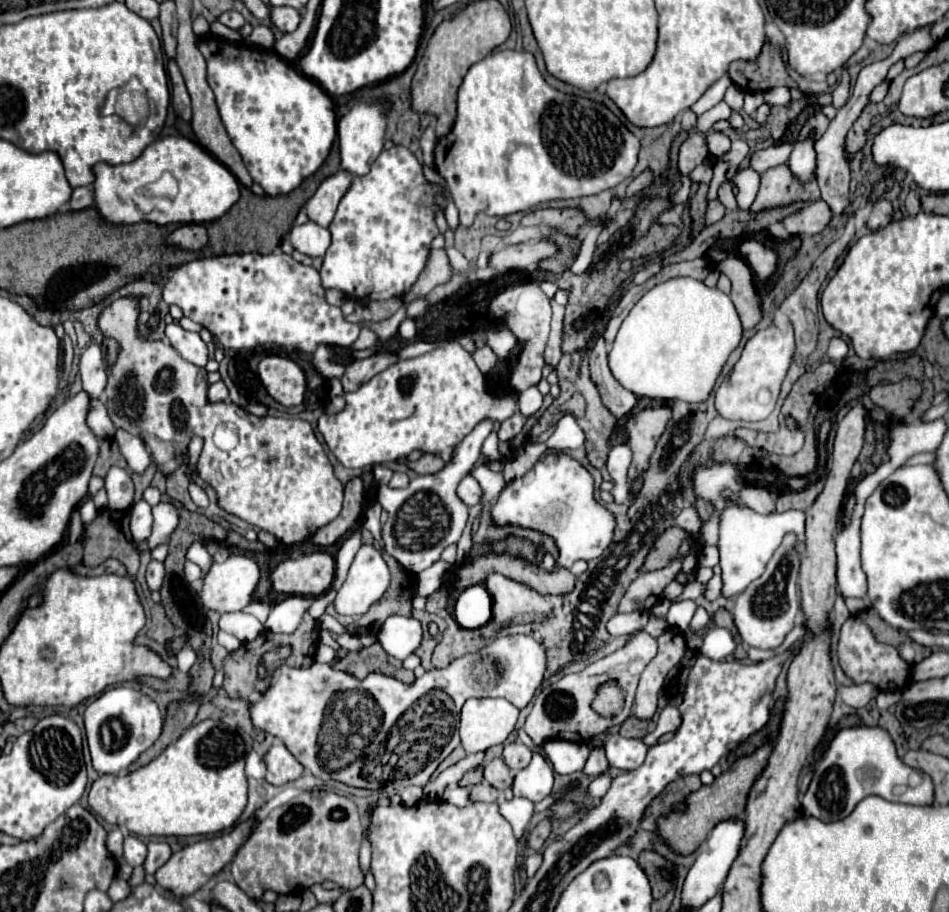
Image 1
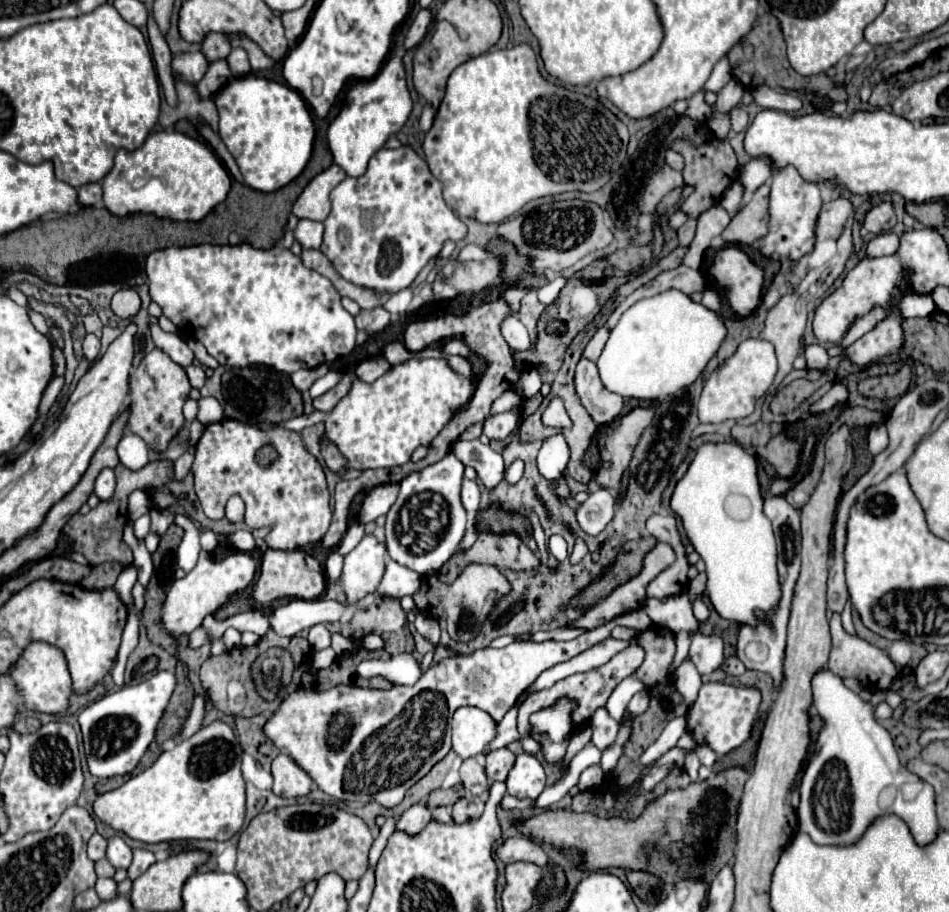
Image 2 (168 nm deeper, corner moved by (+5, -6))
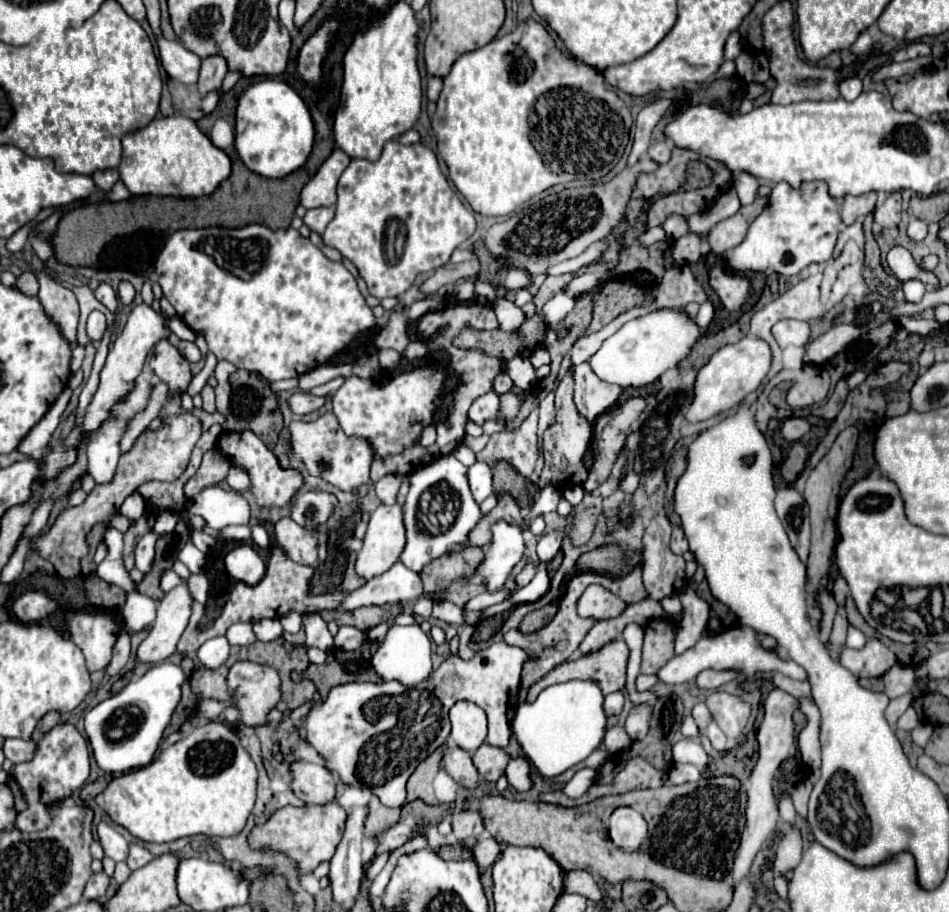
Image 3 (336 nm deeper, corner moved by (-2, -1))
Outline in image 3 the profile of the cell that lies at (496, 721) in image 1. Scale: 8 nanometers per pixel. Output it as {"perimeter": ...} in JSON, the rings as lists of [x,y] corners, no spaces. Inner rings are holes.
{"perimeter":[[[458,701],[450,707],[450,739],[462,747],[464,751],[472,753],[480,747],[486,739],[486,715],[484,711],[470,701]]]}

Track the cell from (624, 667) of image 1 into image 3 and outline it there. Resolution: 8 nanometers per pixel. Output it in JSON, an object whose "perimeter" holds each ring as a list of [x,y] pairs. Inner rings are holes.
{"perimeter":[[[616,639],[616,641],[606,643],[606,645],[600,647],[598,651],[580,655],[580,657],[576,657],[576,659],[568,659],[568,661],[560,663],[558,667],[554,667],[548,675],[544,675],[542,679],[538,679],[538,681],[528,689],[528,699],[536,699],[536,695],[538,695],[544,687],[548,687],[548,685],[552,685],[552,683],[564,683],[564,681],[568,681],[568,679],[592,679],[592,681],[596,681],[596,683],[602,687],[604,695],[614,693],[614,691],[620,691],[620,689],[626,685],[626,663],[628,663],[628,655],[630,655],[630,651],[628,651],[628,645],[624,643],[624,639]]]}

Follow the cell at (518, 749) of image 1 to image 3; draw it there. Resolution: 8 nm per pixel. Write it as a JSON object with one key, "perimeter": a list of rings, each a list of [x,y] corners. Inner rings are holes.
{"perimeter":[[[482,743],[472,755],[472,763],[474,763],[480,779],[496,781],[506,771],[508,755],[500,747],[492,747],[488,743]]]}

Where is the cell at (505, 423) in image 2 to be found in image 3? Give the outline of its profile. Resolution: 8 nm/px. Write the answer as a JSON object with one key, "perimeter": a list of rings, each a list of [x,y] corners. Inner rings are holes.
{"perimeter":[[[494,391],[476,397],[476,399],[472,401],[472,405],[470,405],[468,417],[470,417],[474,423],[482,425],[486,419],[490,419],[490,417],[496,415],[496,411],[498,411],[498,397],[500,397],[500,395],[494,393]]]}

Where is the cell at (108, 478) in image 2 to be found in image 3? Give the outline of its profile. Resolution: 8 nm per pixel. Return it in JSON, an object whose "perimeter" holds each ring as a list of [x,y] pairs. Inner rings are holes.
{"perimeter":[[[144,367],[138,373],[138,377],[134,381],[134,387],[130,389],[130,393],[126,397],[122,397],[116,405],[112,405],[108,409],[108,417],[92,433],[92,437],[88,441],[88,447],[86,447],[86,455],[88,455],[88,473],[94,477],[96,483],[108,483],[108,481],[112,481],[112,475],[116,473],[116,463],[118,463],[118,457],[120,457],[120,441],[122,441],[122,435],[124,435],[128,423],[140,411],[146,409],[148,399],[150,399],[150,393],[152,393],[152,387],[154,387],[154,373],[152,373],[150,367]]]}

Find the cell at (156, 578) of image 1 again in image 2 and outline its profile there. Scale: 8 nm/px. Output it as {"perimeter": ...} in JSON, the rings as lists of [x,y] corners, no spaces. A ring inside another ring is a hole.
{"perimeter":[[[127,524],[127,528],[125,528],[125,542],[131,546],[131,550],[133,550],[133,554],[135,554],[133,566],[135,566],[137,572],[139,572],[139,582],[141,582],[143,586],[147,586],[149,580],[151,580],[151,576],[153,576],[151,554],[149,554],[147,548],[143,546],[143,542],[139,542],[139,540],[133,536],[131,524]]]}

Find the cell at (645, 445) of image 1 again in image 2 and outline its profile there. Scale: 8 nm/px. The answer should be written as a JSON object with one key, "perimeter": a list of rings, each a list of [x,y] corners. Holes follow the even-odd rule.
{"perimeter":[[[635,408],[627,416],[619,418],[617,424],[613,424],[605,438],[605,446],[601,448],[601,460],[611,462],[613,466],[609,470],[599,468],[595,476],[603,488],[619,488],[621,474],[629,468],[633,450],[639,444],[645,428],[653,422],[653,416],[655,412],[651,408]]]}

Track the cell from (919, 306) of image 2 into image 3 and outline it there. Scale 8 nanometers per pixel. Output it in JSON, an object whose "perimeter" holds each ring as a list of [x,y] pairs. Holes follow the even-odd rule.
{"perimeter":[[[918,279],[902,283],[902,289],[904,289],[906,301],[912,301],[912,303],[918,303],[924,297],[924,293],[926,293],[926,285],[922,281],[918,281]]]}

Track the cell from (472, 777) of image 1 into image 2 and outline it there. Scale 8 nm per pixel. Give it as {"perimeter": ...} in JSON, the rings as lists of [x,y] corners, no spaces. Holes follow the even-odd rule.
{"perimeter":[[[461,787],[458,789],[438,789],[435,792],[429,794],[429,806],[449,806],[455,804],[455,802],[464,795],[464,789]]]}

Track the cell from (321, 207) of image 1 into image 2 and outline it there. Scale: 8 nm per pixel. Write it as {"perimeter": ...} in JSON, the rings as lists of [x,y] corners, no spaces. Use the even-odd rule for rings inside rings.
{"perimeter":[[[333,164],[331,168],[323,170],[319,176],[315,176],[307,188],[301,192],[297,202],[293,204],[293,214],[297,218],[307,218],[315,222],[323,222],[331,212],[329,192],[347,178],[345,170]]]}

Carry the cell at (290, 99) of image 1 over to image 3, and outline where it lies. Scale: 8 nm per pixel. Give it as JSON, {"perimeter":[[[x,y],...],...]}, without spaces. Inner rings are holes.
{"perimeter":[[[264,79],[240,97],[236,107],[236,151],[250,171],[278,179],[300,169],[310,155],[314,123],[302,97],[284,81]]]}

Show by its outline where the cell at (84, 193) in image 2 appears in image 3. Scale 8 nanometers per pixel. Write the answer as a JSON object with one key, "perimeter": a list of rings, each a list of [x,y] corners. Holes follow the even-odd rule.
{"perimeter":[[[104,169],[104,171],[96,171],[92,179],[98,185],[98,189],[112,189],[112,185],[120,179],[120,175],[118,169]]]}

